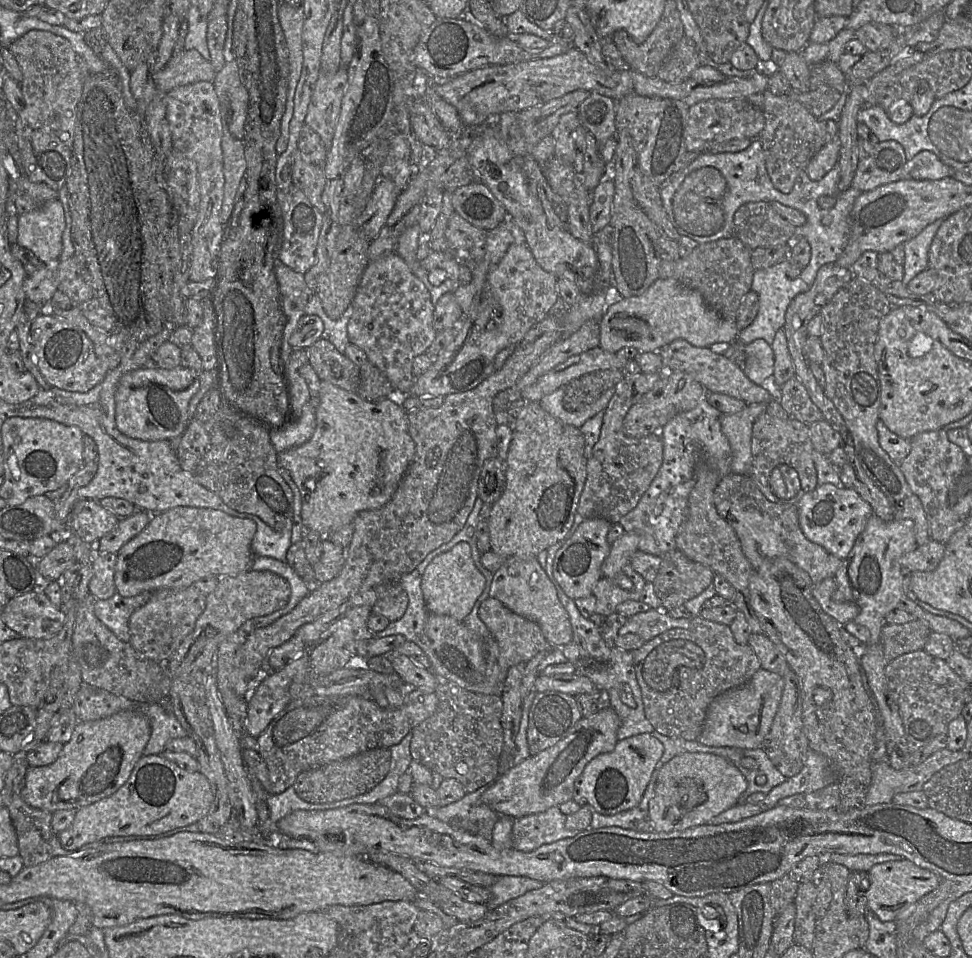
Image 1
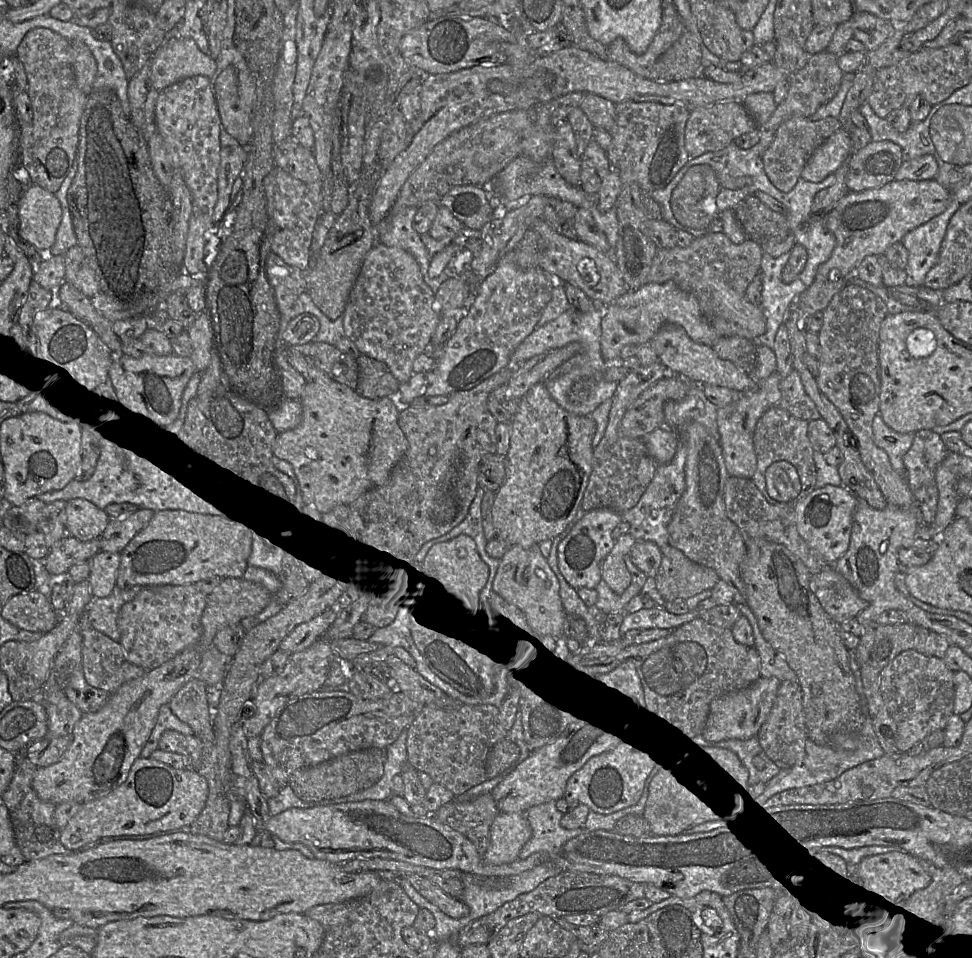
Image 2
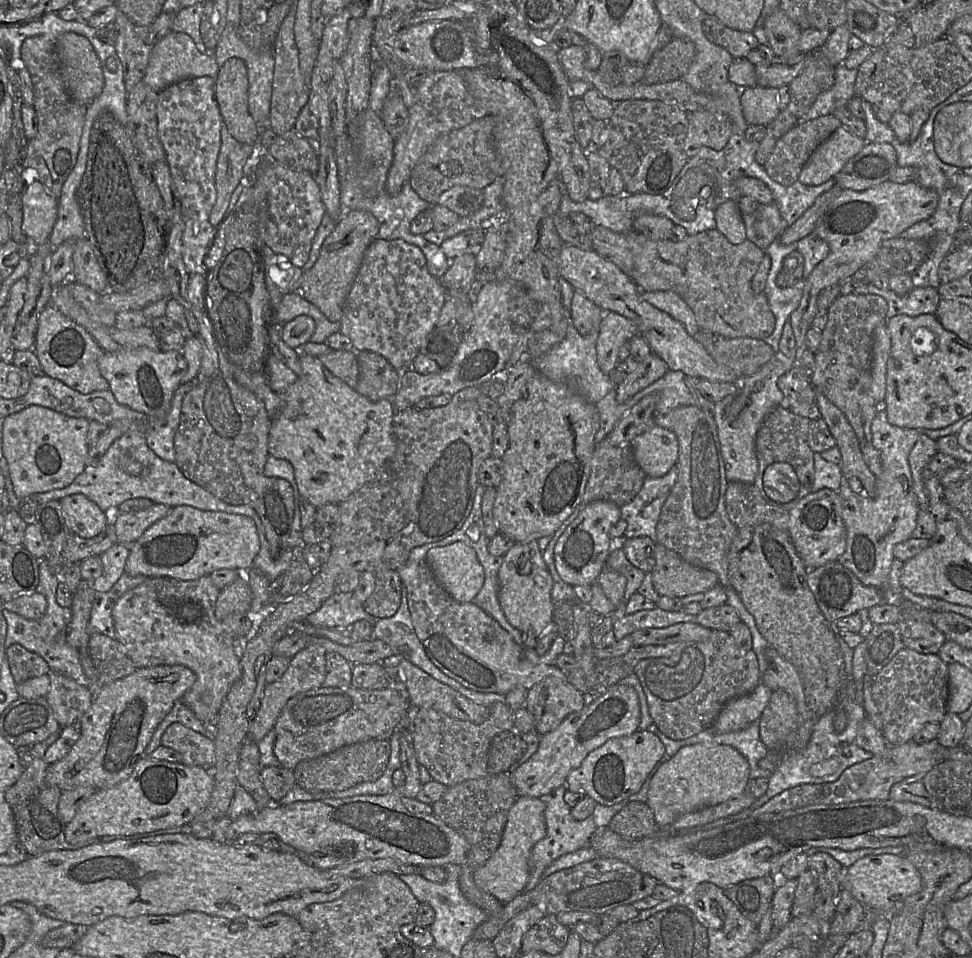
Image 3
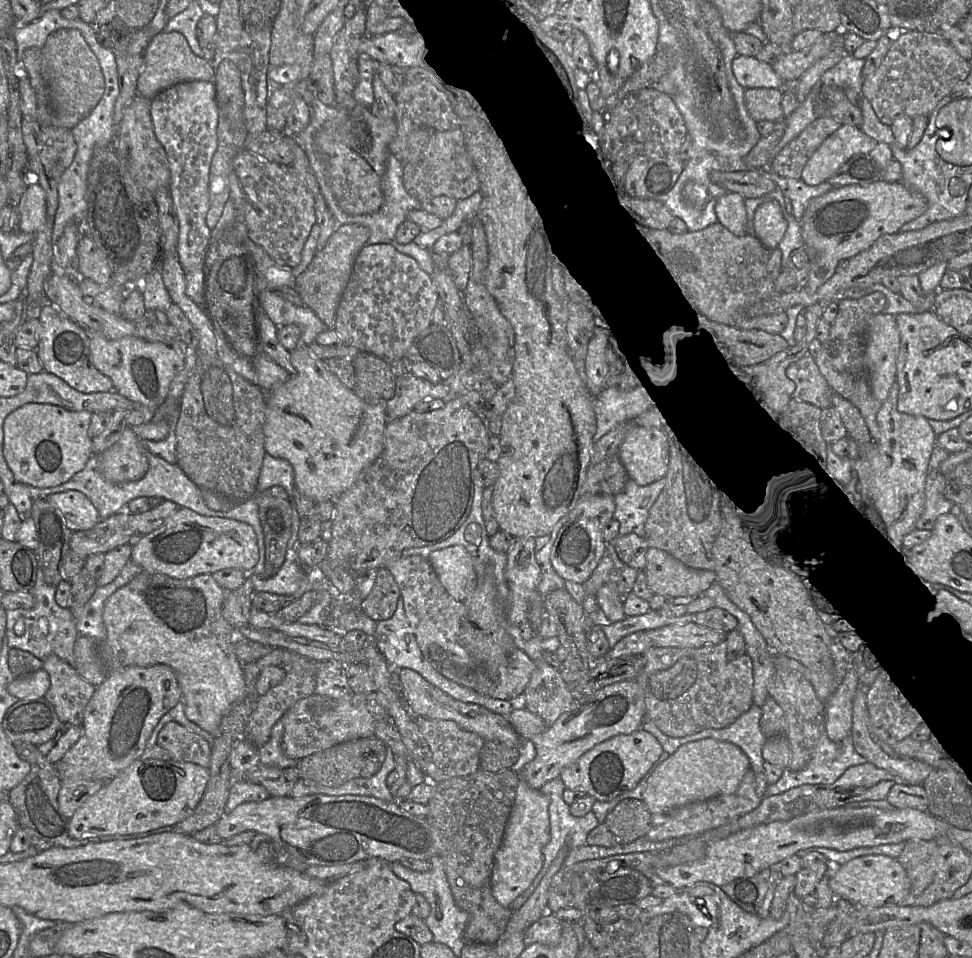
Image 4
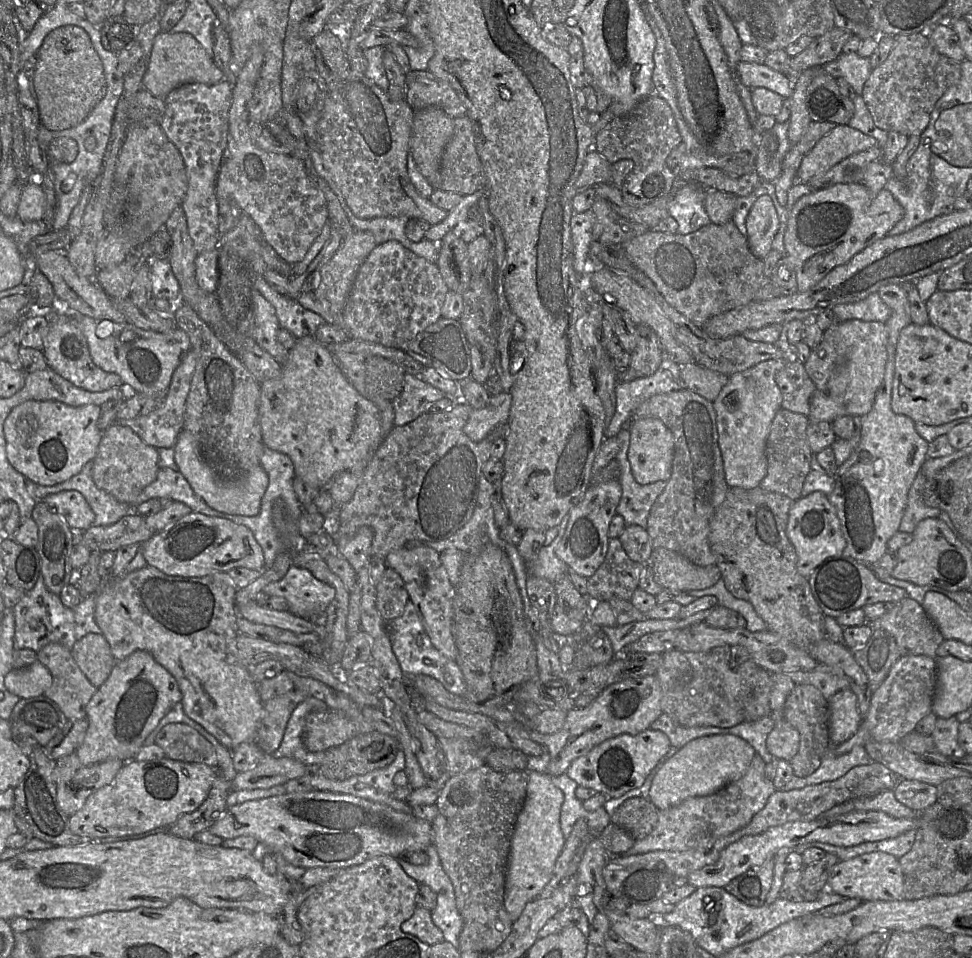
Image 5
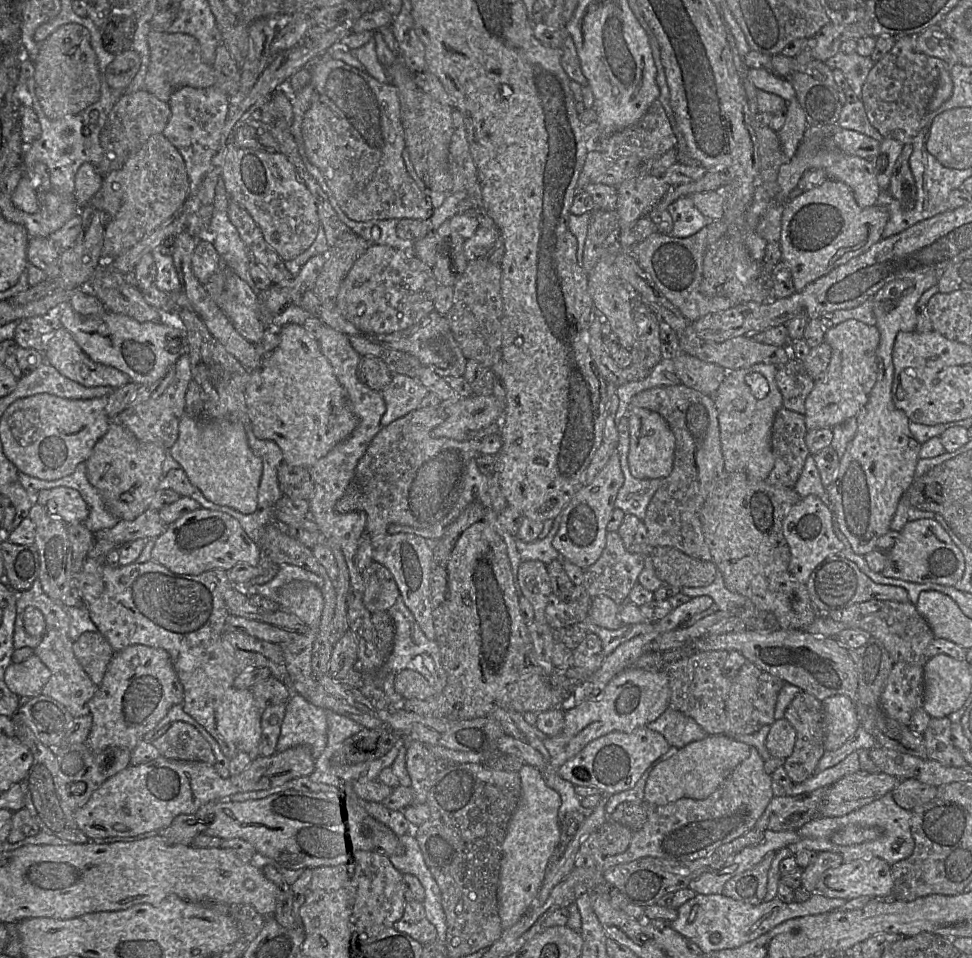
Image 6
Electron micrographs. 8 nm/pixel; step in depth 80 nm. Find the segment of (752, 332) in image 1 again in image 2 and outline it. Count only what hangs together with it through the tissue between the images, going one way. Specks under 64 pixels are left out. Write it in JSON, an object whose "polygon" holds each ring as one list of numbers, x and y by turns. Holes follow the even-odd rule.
{"polygon":[[790,252,777,258,763,253,760,267,762,279,760,307,766,318,766,330,764,334,752,340,756,346,764,345,773,350,777,331,783,323,785,324,791,304,808,288,800,278,791,283,782,281,782,271,789,258]]}

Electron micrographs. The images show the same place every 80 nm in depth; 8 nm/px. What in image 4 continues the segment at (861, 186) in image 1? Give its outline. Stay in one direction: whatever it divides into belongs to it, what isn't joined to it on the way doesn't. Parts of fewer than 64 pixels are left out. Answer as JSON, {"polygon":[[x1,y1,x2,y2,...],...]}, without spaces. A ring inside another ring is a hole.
{"polygon":[[876,143,869,152,850,158,827,181,833,188,846,185,868,186,882,179,886,167,893,159,888,144]]}

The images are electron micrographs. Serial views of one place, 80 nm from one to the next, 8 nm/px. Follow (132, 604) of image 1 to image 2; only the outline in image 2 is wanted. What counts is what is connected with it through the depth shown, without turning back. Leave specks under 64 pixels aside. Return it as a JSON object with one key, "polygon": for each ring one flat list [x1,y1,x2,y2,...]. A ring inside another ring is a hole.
{"polygon":[[117,585,112,593,104,598,92,597,87,610,91,625,115,641,120,641,117,618,121,607,132,600,146,586,136,585,121,589]]}

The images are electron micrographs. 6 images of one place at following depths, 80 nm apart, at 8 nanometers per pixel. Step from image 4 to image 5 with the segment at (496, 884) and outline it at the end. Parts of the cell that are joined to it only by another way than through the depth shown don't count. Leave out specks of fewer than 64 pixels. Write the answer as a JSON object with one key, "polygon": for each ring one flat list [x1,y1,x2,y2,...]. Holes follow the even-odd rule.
{"polygon":[[528,773,526,799,515,826,506,871,504,904,512,922,521,916,528,903,539,897,565,847,567,839,560,825,563,802,563,792,553,785,549,775]]}

